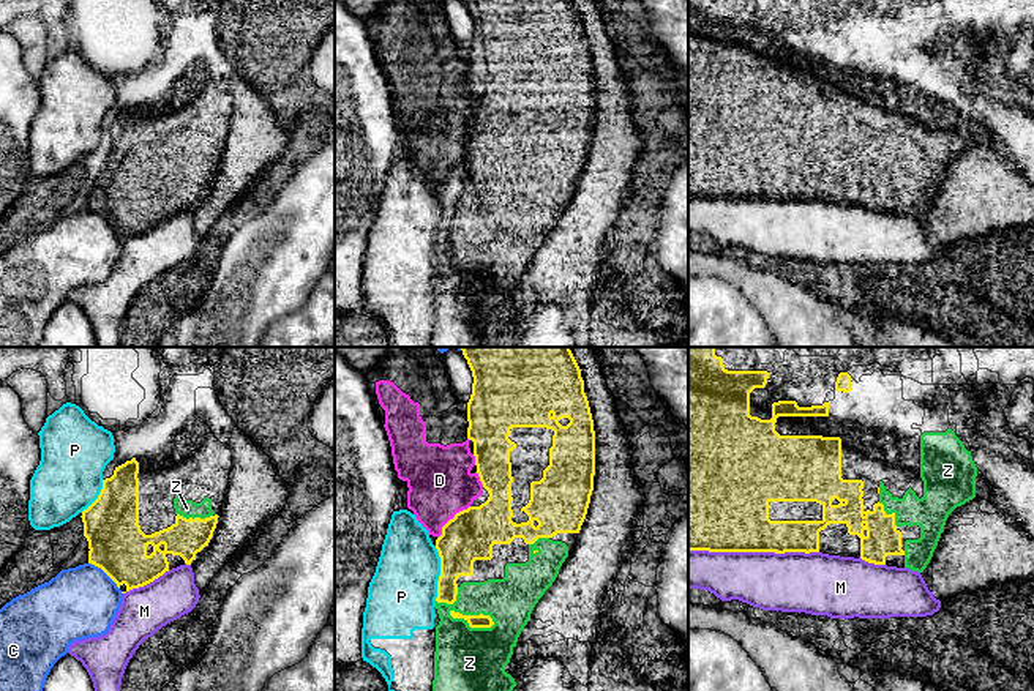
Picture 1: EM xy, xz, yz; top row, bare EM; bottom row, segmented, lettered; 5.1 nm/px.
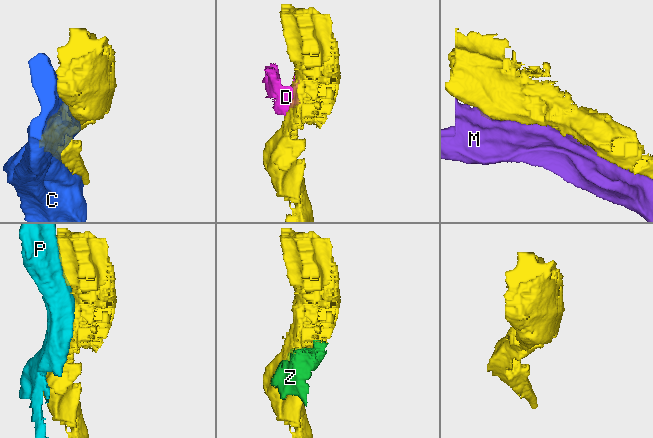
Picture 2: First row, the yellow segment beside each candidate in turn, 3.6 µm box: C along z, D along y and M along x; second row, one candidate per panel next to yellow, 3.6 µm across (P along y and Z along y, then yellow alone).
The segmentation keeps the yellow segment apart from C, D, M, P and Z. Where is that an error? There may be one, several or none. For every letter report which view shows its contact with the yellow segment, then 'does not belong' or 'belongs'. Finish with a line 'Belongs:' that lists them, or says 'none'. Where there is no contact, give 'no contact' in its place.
C: xy | does not belong
D: xz | does not belong
M: yz | does not belong
P: xz | does not belong
Z: xz | belongs
Belongs: Z

